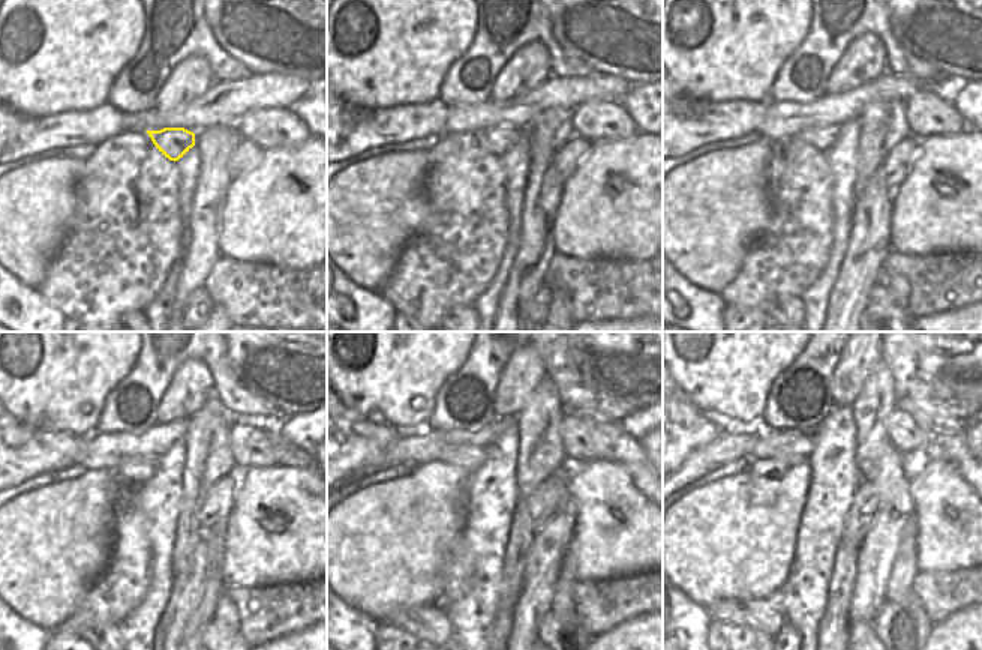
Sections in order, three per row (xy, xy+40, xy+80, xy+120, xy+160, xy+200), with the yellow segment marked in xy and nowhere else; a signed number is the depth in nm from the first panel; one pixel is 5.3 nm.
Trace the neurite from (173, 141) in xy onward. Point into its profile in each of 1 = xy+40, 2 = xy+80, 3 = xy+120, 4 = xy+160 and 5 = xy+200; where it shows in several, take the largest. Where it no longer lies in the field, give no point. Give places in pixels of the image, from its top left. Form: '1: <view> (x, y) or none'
1: xy+40 (496, 140)
2: xy+80 (822, 138)
3: xy+120 (138, 470)
4: xy+160 (470, 458)
5: xy+200 (772, 443)

